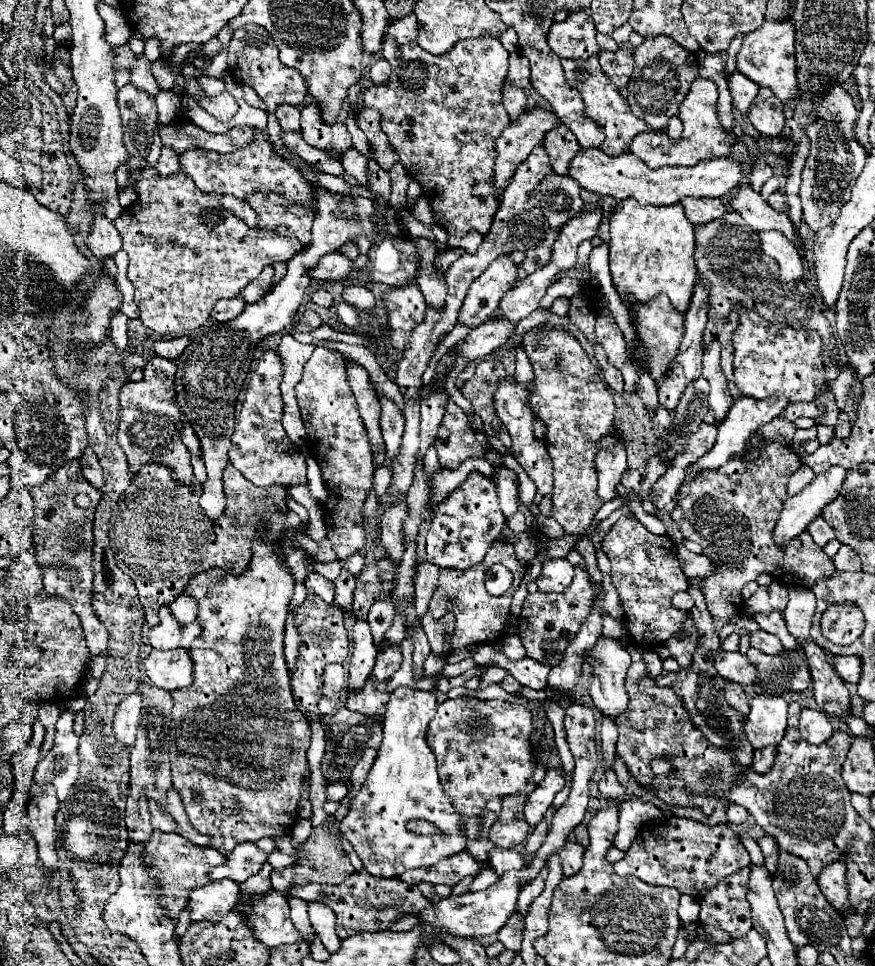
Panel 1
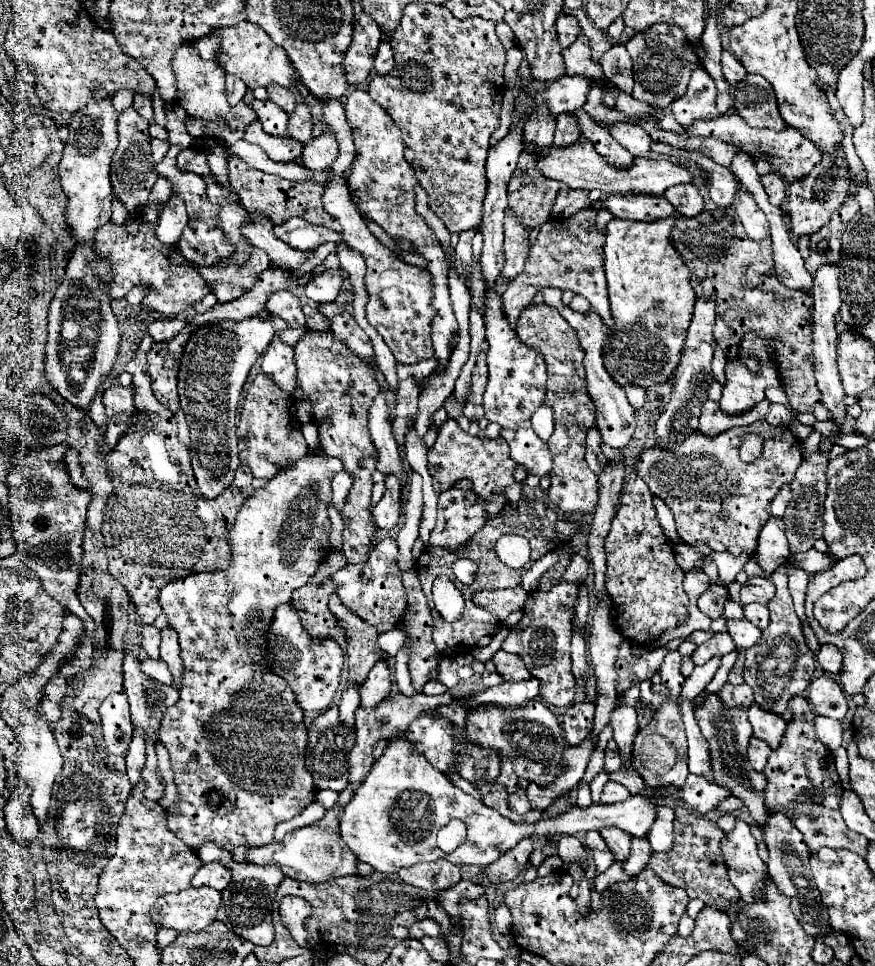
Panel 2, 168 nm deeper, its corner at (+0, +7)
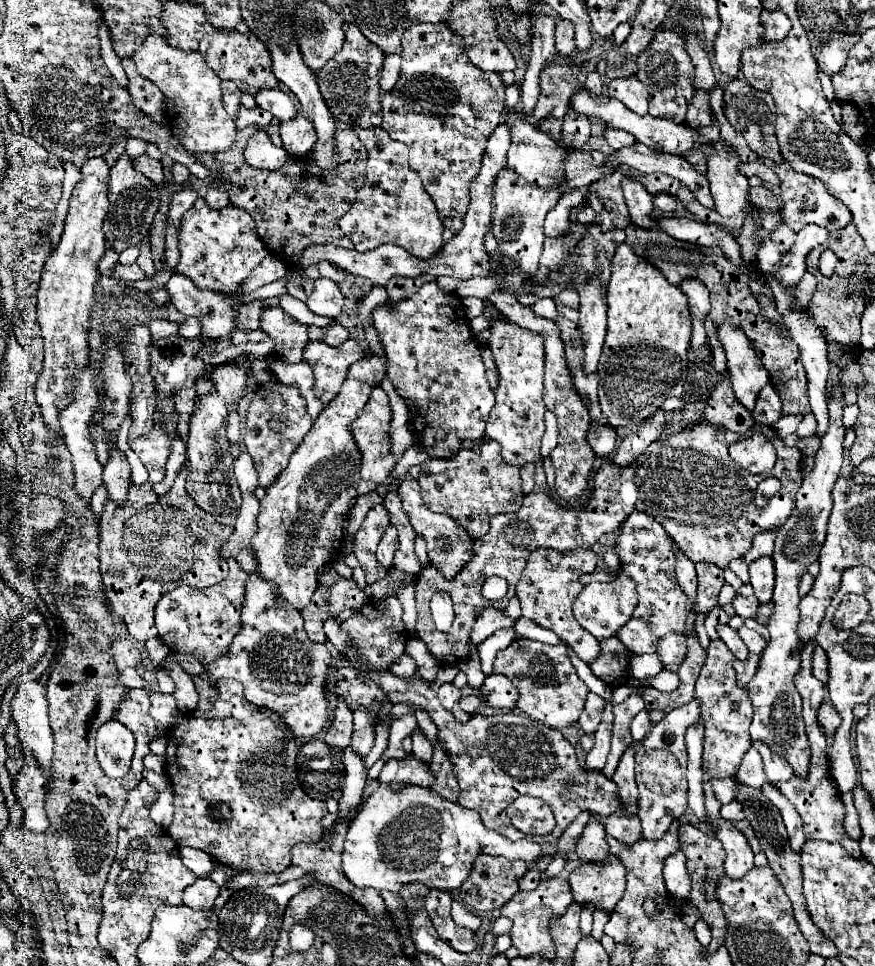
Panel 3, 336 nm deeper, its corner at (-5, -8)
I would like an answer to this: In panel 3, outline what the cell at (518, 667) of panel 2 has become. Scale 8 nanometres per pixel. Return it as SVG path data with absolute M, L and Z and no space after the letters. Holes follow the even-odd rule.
M504 675L486 677L482 687L478 687L478 695L486 701L486 705L496 709L512 709L518 699L518 691Z

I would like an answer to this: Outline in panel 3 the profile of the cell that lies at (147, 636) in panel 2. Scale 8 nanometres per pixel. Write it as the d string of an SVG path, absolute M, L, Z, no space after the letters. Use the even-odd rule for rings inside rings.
M156 669L156 679L158 679L158 689L162 693L174 693L174 681L166 673L162 673L160 669Z

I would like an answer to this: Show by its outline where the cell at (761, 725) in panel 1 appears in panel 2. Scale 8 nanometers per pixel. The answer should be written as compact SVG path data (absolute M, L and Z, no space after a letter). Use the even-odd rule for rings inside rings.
M753 704L749 708L749 722L753 726L755 738L769 742L773 750L779 746L779 740L787 726L787 722L781 720L781 716L777 716L775 712L765 712L763 708L757 708L757 704Z

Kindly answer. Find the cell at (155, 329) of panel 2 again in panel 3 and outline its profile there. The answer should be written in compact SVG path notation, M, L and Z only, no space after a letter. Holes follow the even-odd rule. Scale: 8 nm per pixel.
M154 319L148 327L150 327L150 333L152 333L152 341L158 341L158 339L164 339L164 337L170 337L170 335L176 335L176 331L178 331L178 325L176 323L170 323L166 319Z

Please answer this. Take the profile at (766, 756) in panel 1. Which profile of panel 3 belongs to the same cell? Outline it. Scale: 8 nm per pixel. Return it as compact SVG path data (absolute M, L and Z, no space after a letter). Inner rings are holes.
M750 747L748 753L744 755L742 765L736 773L736 781L742 783L742 785L756 787L756 789L760 789L766 783L766 775L764 775L764 769L762 769L762 759L760 759L760 753L754 747Z

